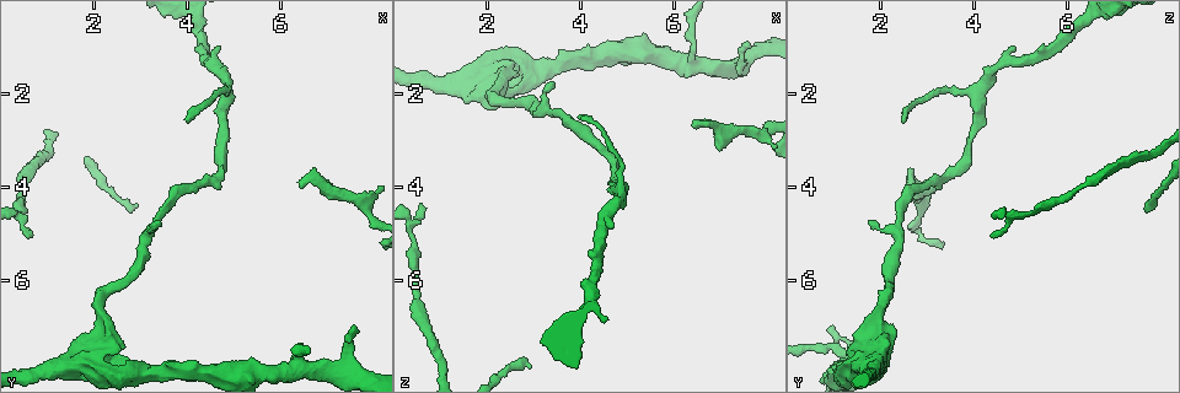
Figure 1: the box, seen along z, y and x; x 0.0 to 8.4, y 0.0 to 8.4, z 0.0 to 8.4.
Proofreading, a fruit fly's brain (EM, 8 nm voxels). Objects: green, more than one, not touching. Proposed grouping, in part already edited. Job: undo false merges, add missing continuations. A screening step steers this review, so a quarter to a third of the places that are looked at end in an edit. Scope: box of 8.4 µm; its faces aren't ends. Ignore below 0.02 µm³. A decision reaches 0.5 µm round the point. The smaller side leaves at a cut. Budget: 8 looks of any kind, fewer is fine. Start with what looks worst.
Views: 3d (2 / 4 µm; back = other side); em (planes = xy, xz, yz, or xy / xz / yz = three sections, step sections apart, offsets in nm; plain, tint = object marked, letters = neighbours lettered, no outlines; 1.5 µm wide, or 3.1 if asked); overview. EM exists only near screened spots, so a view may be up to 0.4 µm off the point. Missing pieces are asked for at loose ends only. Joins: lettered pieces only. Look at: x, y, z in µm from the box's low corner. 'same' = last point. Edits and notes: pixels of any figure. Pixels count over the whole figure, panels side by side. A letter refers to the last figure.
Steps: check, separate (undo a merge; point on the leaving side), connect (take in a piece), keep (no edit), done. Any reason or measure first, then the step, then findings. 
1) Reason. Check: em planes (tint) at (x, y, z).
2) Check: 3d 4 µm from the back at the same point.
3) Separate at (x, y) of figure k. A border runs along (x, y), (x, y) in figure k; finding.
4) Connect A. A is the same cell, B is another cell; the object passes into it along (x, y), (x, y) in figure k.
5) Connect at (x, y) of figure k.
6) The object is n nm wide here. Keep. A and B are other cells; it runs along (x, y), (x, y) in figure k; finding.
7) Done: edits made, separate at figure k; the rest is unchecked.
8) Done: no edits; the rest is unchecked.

An open end. Check: em planes (letters) at (0.65, 5.05, 4.30).

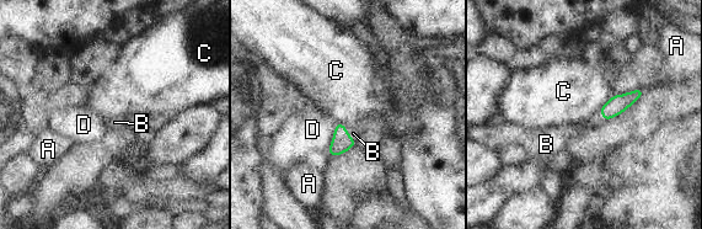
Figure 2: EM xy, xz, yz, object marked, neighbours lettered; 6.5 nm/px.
Connect at (353, 133) of figure 2. B is the same cell, A, C and D are other cells; the object passes into it along (342, 142), (348, 133), (353, 133) in figure 2; it goes on there.

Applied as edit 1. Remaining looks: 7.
An open end. Check: em xy step 8 (tint) at (6.45, 3.95, 2.55).

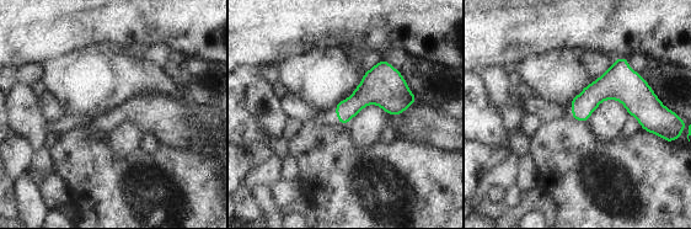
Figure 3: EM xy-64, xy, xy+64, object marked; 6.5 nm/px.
See the neighbours. Check: em xy step 8 (letters) at the same point.

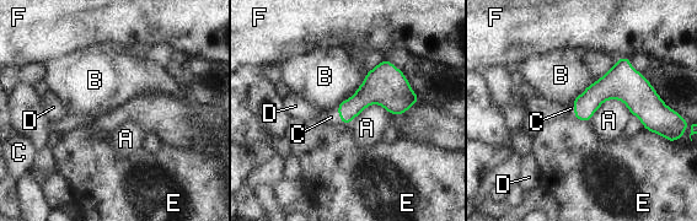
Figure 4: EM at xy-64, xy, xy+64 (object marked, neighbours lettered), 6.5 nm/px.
The longest contact is with B, 300 nm. Connect at (331, 117) of figure 4. C is the same cell, A, B, D, E and F are other cells; the object passes into it along (369, 92), (338, 114), (331, 117) in figure 4; the neuron continues.

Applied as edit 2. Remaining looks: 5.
Arms part here. Check: em planes (letters) at (6.35, 7.95, 1.40).

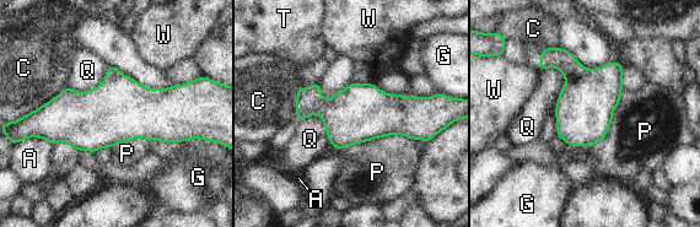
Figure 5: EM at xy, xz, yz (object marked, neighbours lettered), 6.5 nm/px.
Keep. A, C, G, P, Q, T and W are other cells; a border runs along (623, 90), (599, 141), (566, 145) in figure 5; all the same neuron.

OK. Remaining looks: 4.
Done: edits made, connect at figure 2, connect at figure 4; the rest is unchecked.

